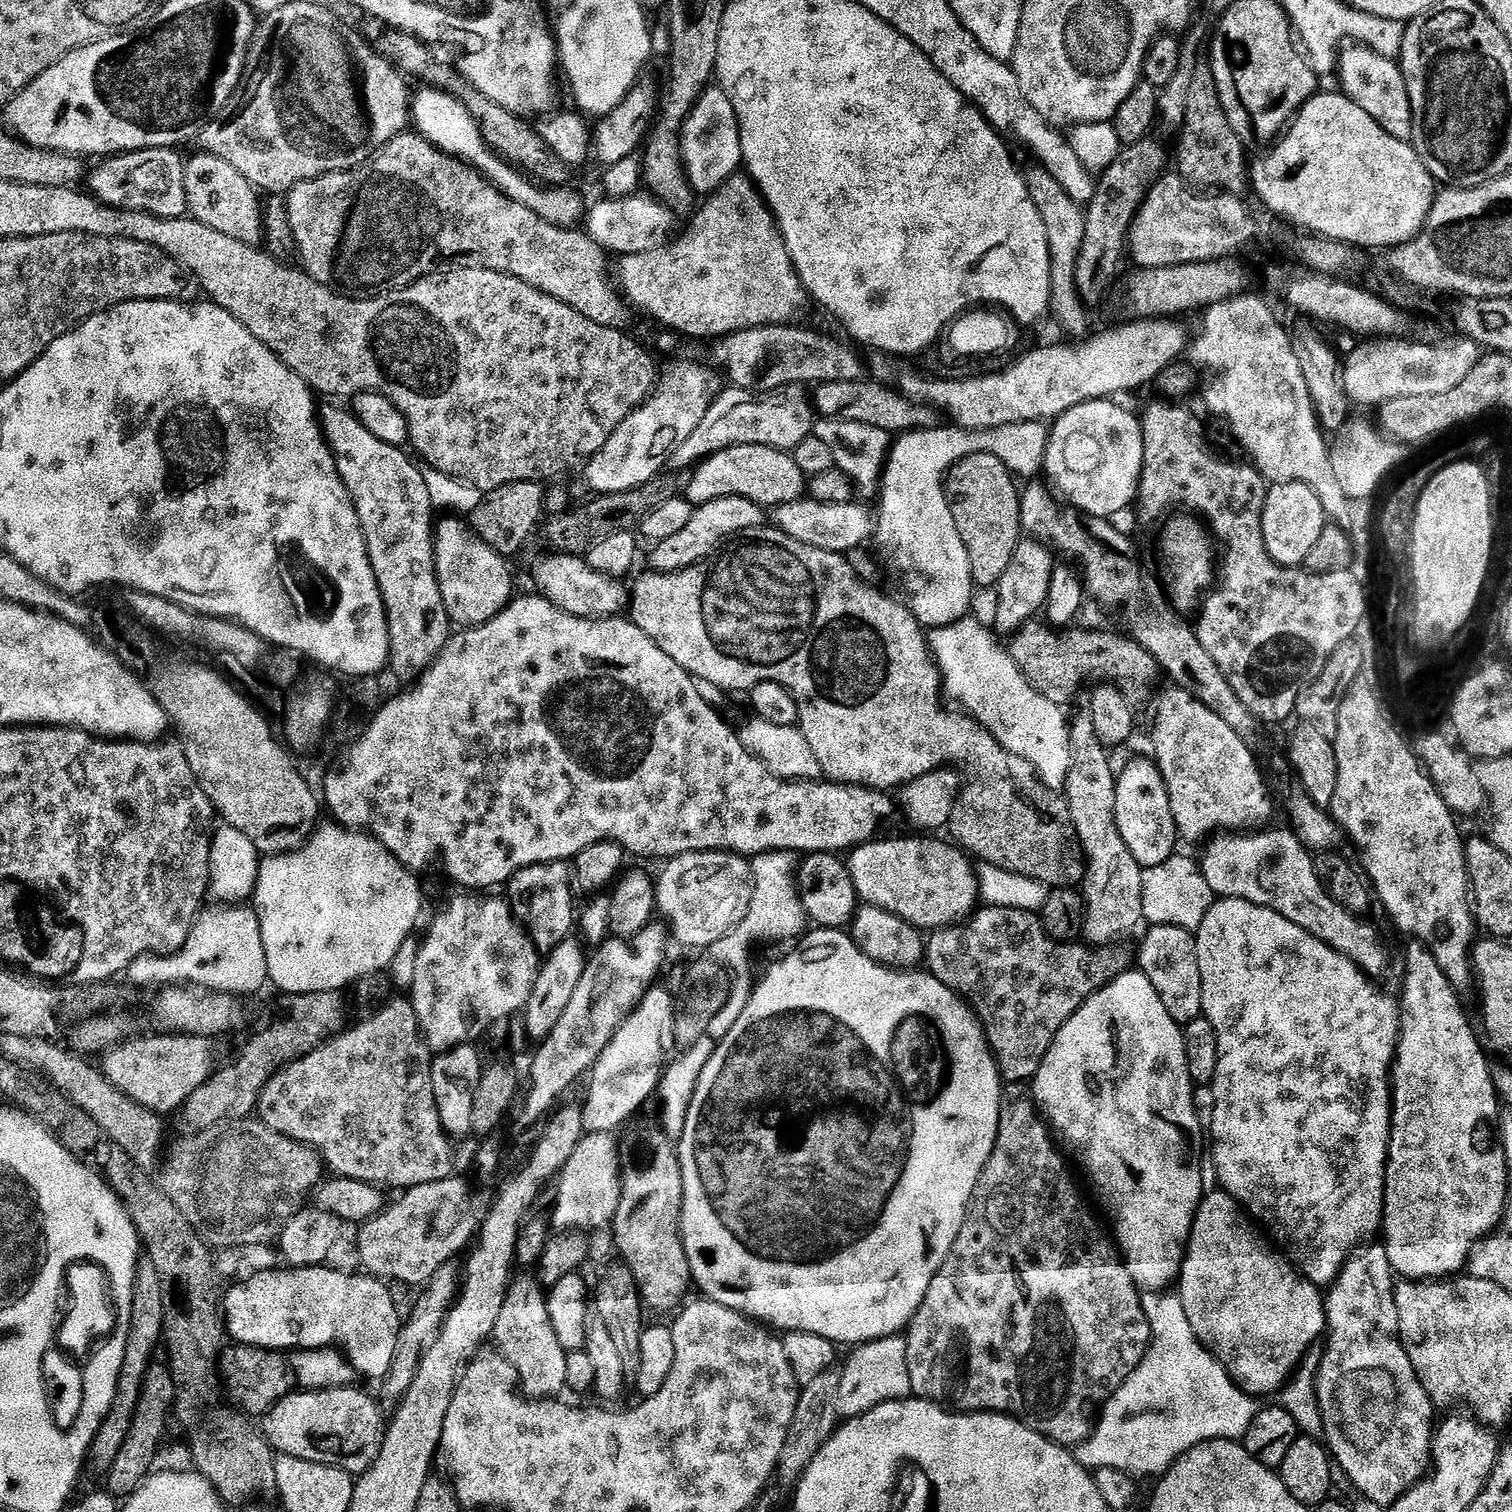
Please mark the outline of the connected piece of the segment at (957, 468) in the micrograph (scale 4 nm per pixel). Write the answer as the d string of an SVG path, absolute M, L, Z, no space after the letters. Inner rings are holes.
M970 454L953 464L946 473L946 491L950 514L954 514L954 526L966 546L966 554L970 558L972 583L977 589L992 588L999 585L1002 574L1006 574L1006 566L1014 558L1016 548L1022 542L1020 527L1020 493L1016 488L1017 481L1012 471L1005 466L1000 456L994 454Z

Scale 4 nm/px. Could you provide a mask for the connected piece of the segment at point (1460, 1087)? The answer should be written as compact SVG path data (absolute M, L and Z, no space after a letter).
M1419 942L1409 943L1408 957L1404 960L1404 1000L1400 1004L1400 1041L1396 1044L1396 1058L1392 1067L1392 1141L1388 1143L1388 1177L1384 1180L1384 1218L1382 1221L1382 1246L1390 1258L1390 1266L1397 1277L1417 1282L1436 1282L1463 1273L1478 1245L1487 1240L1504 1222L1508 1201L1508 1168L1510 1161L1504 1153L1504 1145L1498 1139L1494 1125L1501 1115L1502 1101L1496 1095L1496 1083L1492 1081L1493 1065L1484 1057L1484 1048L1464 1013L1464 1004L1456 993L1452 976L1442 974L1442 966Z

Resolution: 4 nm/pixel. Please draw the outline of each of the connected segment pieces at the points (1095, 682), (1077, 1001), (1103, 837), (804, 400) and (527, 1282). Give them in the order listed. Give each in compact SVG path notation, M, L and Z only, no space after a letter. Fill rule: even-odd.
M1025 626L1015 633L1011 639L1010 655L1022 670L1022 674L1039 692L1050 702L1061 706L1068 706L1068 703L1080 692L1083 684L1091 686L1114 686L1126 697L1134 706L1144 704L1152 695L1157 695L1156 687L1162 681L1162 669L1160 663L1155 660L1149 652L1142 650L1142 646L1127 635L1119 634L1115 636L1112 632L1083 632L1076 628L1073 632L1043 632L1036 626Z
M981 907L967 922L957 925L954 928L942 928L939 932L933 932L927 937L926 947L924 949L924 958L926 961L927 971L932 973L938 982L946 985L951 992L956 993L961 1000L965 1001L969 1008L975 1012L976 1017L980 1020L980 1025L984 1028L984 1033L988 1035L988 1045L992 1048L992 1056L996 1059L996 1065L1000 1067L1001 1081L1009 1084L1022 1084L1031 1082L1038 1074L1058 1030L1066 1026L1066 1022L1082 1007L1086 1001L1098 990L1102 990L1117 980L1124 972L1129 971L1134 964L1134 952L1124 946L1089 946L1084 942L1061 942L1052 939L1048 931L1044 929L1044 923L1040 920L1039 915L1026 910L1010 910L1009 908L990 908Z
M1087 718L1081 720L1073 719L1070 724L1072 733L1070 734L1070 774L1068 775L1068 787L1066 789L1066 799L1070 818L1074 822L1074 830L1080 839L1080 845L1084 851L1086 867L1082 881L1083 892L1142 892L1142 878L1144 869L1130 854L1130 846L1122 842L1122 833L1118 830L1118 822L1114 814L1114 798L1116 797L1117 769L1112 769L1112 764L1108 761L1109 749L1104 748L1098 742L1098 734L1094 734L1094 722Z
M785 384L769 392L748 392L735 386L721 391L713 402L706 418L698 424L694 434L674 450L668 459L667 467L672 470L691 469L709 456L718 454L730 446L770 446L795 450L808 436L813 435L812 416L814 404L803 387L799 384Z
M517 1275L508 1286L506 1302L502 1302L502 1314L498 1314L496 1331L494 1333L495 1347L501 1356L505 1356L516 1368L516 1375L520 1377L520 1387L527 1395L533 1398L556 1398L566 1388L566 1358L568 1353L564 1351L558 1342L558 1334L554 1334L554 1326L550 1322L548 1313L548 1297L539 1279L535 1275Z

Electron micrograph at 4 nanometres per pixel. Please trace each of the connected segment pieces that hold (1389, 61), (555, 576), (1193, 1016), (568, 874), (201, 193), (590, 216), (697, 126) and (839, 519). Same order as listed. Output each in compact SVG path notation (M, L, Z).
M1352 46L1349 49L1338 62L1338 77L1340 76L1341 84L1339 87L1343 95L1362 106L1362 110L1366 110L1366 114L1370 114L1370 118L1374 118L1374 122L1382 126L1382 130L1386 130L1399 140L1411 141L1414 131L1412 107L1406 94L1406 82L1404 75L1400 73L1399 63L1395 59L1374 54L1372 50L1363 46Z
M553 551L552 556L544 556L532 568L535 591L544 599L558 606L566 614L587 620L606 620L616 618L625 611L630 600L630 592L621 581L604 574L598 574L583 556L570 556L564 552Z
M1151 925L1144 936L1144 942L1138 948L1138 968L1146 978L1150 978L1150 986L1158 990L1158 998L1162 998L1162 1006L1170 1018L1178 1025L1194 1022L1204 1014L1202 1006L1202 974L1198 971L1198 950L1196 937L1186 929L1178 926Z
M565 861L553 864L535 864L520 868L506 885L506 899L521 928L528 933L536 951L541 954L552 952L563 940L573 935L576 912L572 909L574 872Z
M208 153L196 154L185 163L184 177L191 219L210 226L210 230L218 230L218 234L230 234L230 238L238 238L238 242L257 246L265 243L261 193L249 180L242 178L230 162L222 162L222 158Z
M635 194L616 199L603 199L593 208L591 205L587 209L586 231L594 242L603 245L609 253L617 252L617 257L642 254L646 250L657 247L667 237L664 235L672 228L674 215L671 210L653 199L651 195Z
M709 86L688 115L681 142L685 172L696 194L717 192L731 176L741 171L744 155L738 118L734 114L734 106L730 106L730 98L726 98L718 86Z
M801 498L781 504L775 509L775 527L785 532L791 540L802 542L806 546L814 546L818 550L848 554L851 548L864 544L873 539L874 516L860 505L860 502L830 506L826 502L818 502L811 498Z

